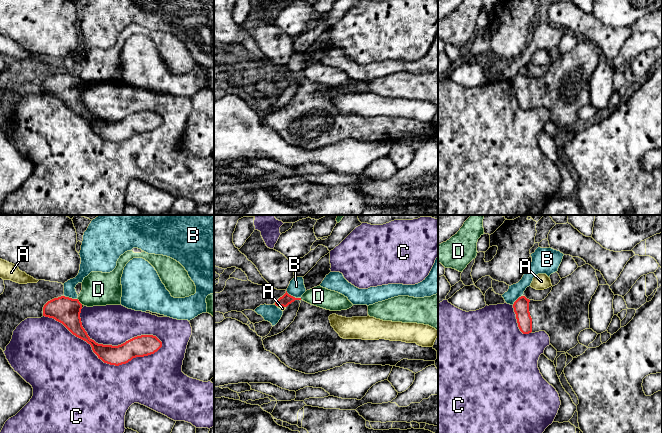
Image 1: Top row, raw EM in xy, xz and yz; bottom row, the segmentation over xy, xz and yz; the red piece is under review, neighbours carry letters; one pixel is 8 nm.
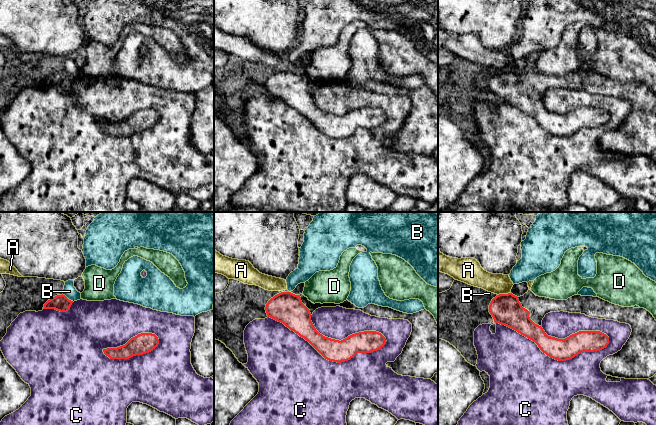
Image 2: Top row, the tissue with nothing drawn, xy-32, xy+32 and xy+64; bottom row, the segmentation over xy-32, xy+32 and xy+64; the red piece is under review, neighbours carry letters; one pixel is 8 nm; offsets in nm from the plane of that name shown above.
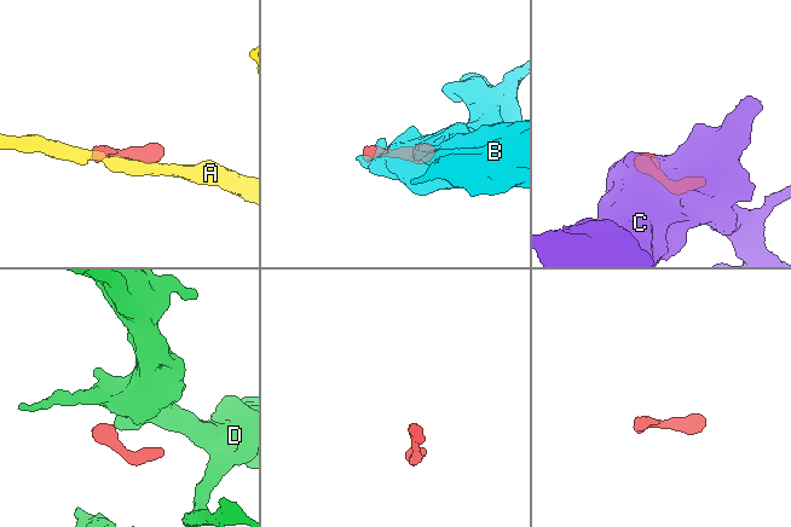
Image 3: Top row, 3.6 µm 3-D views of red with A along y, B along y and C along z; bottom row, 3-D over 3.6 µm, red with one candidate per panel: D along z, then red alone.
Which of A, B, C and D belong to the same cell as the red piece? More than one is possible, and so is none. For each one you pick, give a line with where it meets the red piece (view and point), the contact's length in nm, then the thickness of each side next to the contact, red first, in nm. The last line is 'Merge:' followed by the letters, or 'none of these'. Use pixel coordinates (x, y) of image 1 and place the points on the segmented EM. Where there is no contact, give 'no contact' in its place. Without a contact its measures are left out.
Merge: none of these

